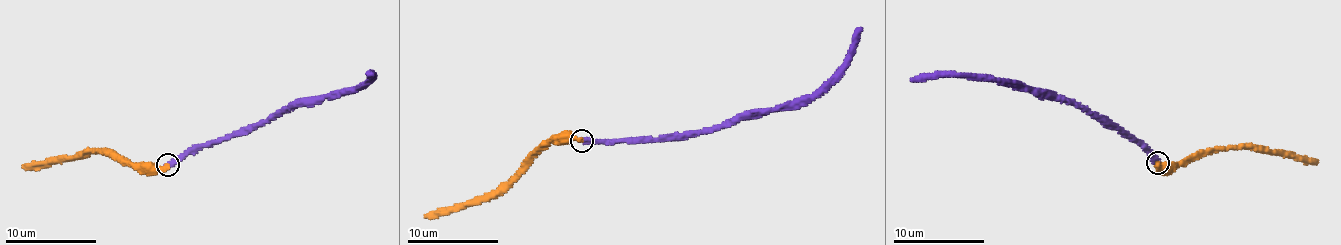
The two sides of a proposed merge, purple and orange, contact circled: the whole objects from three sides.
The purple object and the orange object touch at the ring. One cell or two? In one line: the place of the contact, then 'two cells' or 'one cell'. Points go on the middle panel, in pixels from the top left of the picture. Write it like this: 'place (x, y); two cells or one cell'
place (581, 140); one cell

